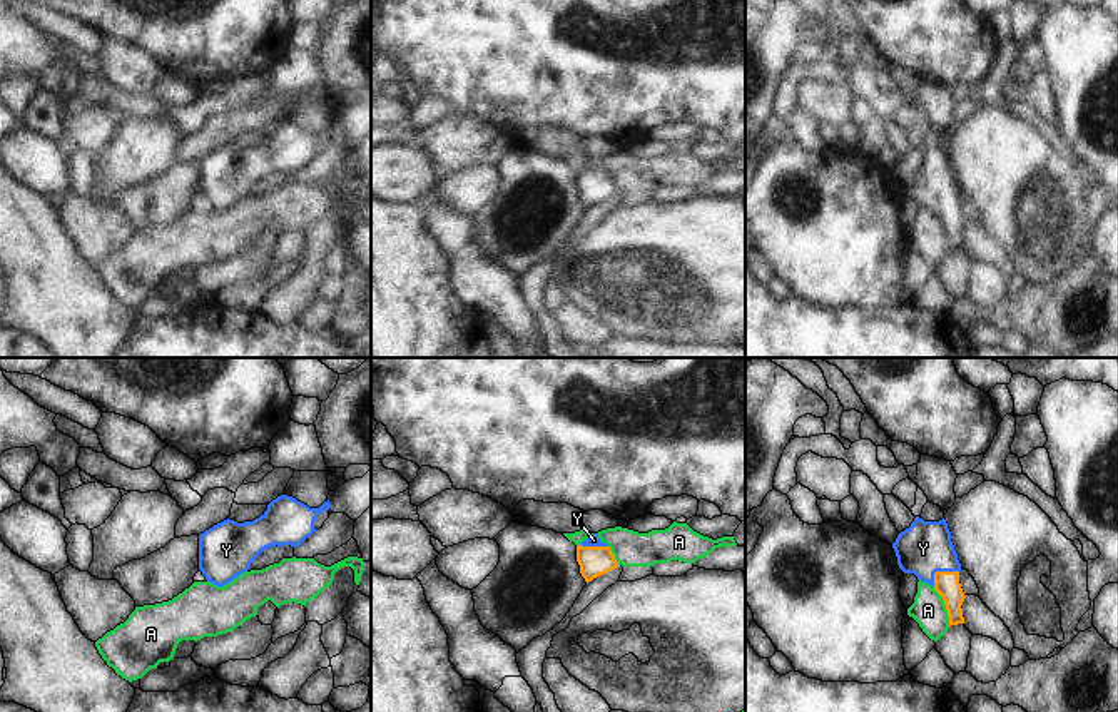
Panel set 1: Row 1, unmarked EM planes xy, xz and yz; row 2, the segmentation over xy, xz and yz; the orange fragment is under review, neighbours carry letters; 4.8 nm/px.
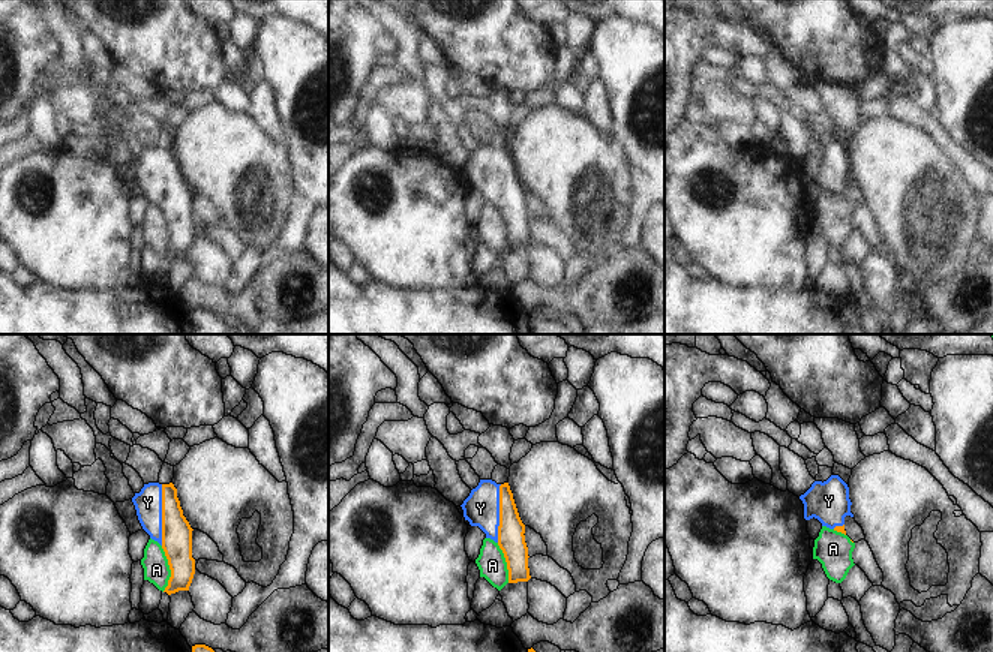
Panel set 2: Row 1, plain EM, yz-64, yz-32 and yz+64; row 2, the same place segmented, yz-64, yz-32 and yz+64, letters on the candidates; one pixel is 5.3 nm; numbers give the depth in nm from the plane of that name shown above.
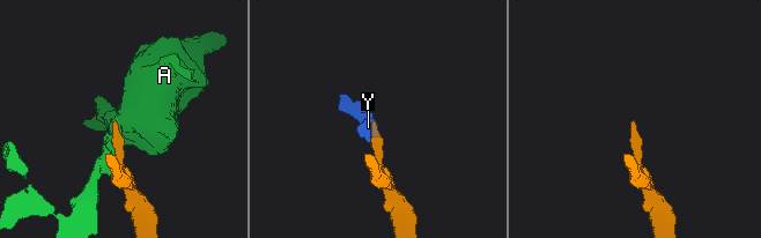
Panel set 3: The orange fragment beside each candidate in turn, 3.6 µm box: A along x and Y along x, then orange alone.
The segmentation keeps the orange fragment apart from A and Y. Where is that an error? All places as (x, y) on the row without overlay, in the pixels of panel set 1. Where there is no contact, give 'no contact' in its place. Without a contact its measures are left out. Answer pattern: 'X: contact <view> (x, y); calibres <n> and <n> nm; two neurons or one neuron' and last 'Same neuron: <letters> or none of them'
A: contact yz (946, 233); calibres 120 and 160 nm; two neurons
Y: contact yz (940, 198); calibres 120 and 260 nm; one neuron
Same neuron: Y

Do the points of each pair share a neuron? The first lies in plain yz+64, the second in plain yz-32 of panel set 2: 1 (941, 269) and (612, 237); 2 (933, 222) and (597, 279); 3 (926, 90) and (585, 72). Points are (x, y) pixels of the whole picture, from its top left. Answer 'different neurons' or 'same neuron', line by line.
1: same neuron
2: different neurons
3: different neurons

